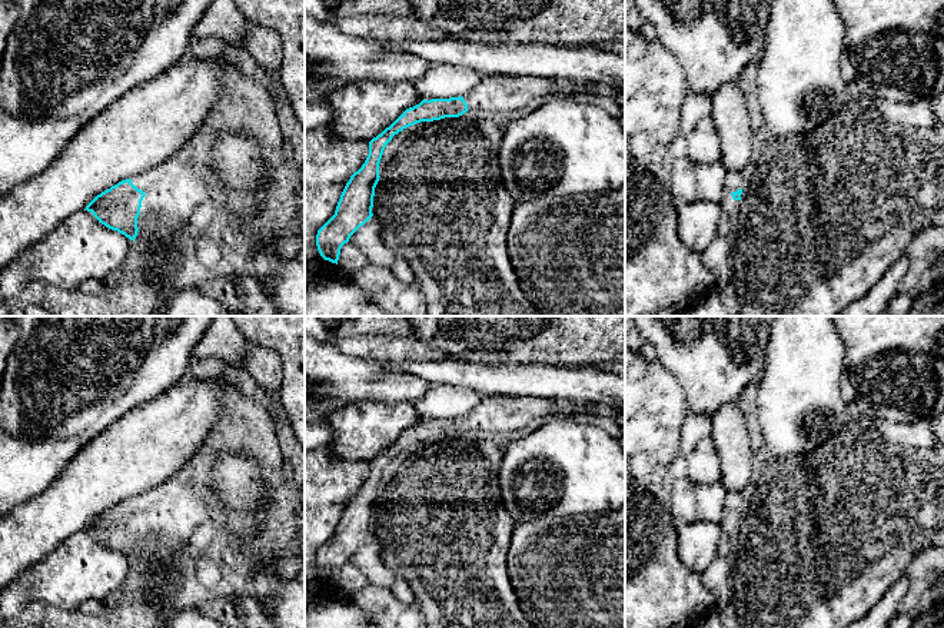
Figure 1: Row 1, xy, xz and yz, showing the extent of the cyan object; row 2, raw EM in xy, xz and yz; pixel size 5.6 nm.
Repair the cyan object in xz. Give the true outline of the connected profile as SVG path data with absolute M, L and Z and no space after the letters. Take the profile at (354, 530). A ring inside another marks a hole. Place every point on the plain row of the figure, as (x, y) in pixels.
M483 396L466 418L422 421L406 429L389 448L369 462L369 475L346 504L335 535L318 551L316 566L325 581L338 585L340 569L372 536L379 484L386 465L403 449L421 442L459 438L468 431L508 433L525 428L539 416L554 415L552 401L545 398Z

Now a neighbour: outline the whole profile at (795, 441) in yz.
M775 316L767 345L765 369L757 393L762 442L772 456L800 456L817 449L847 422L840 382L845 346L831 316Z

